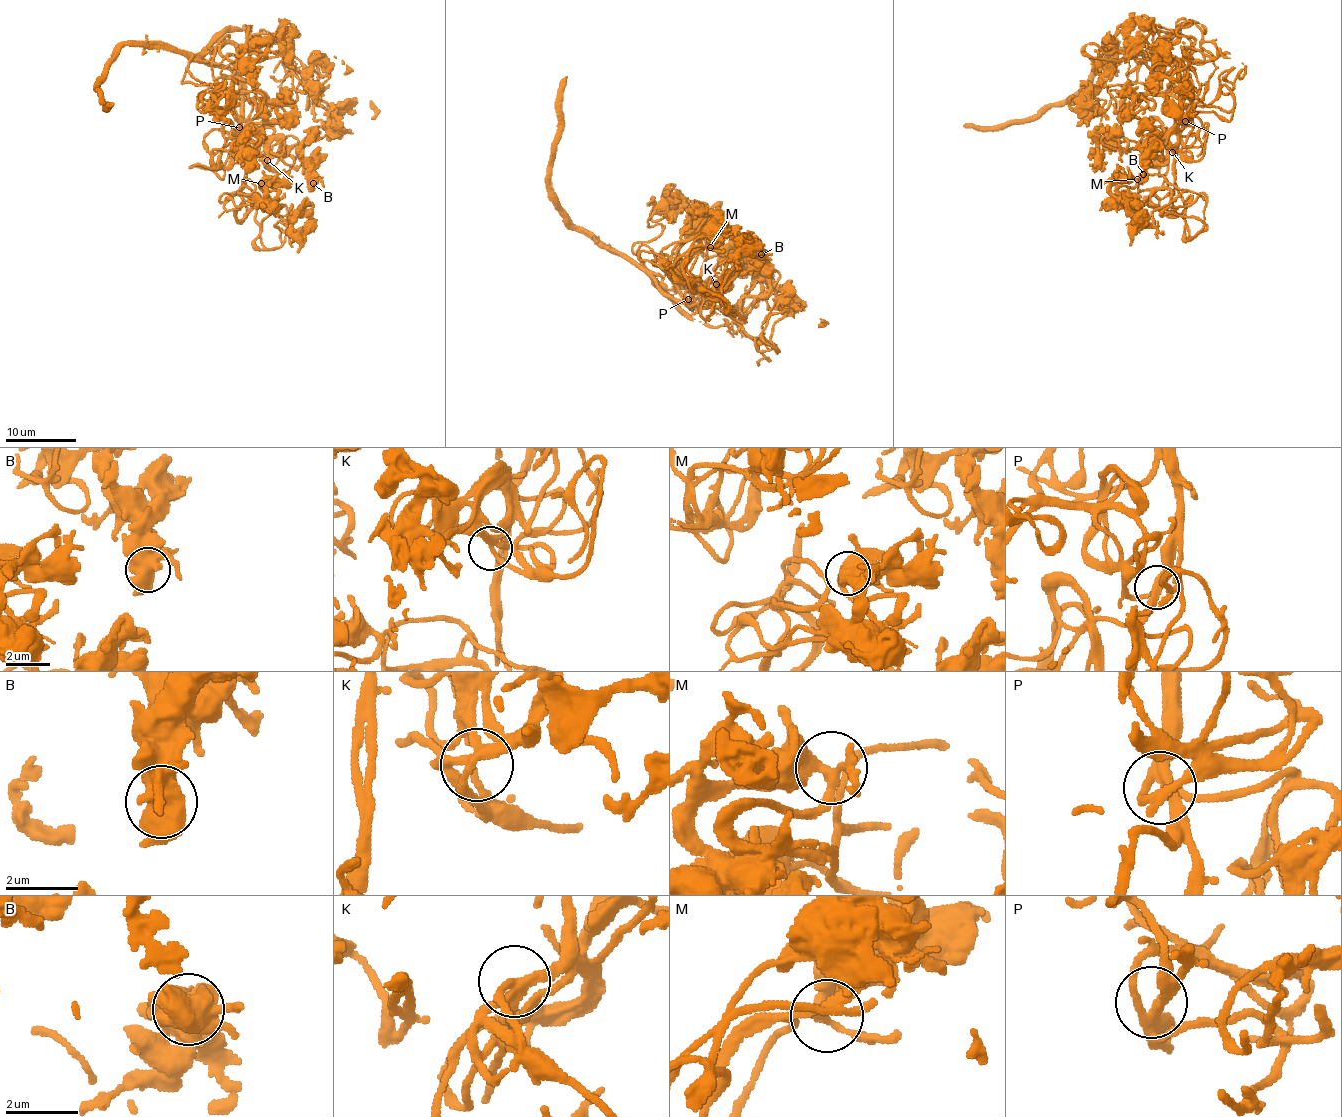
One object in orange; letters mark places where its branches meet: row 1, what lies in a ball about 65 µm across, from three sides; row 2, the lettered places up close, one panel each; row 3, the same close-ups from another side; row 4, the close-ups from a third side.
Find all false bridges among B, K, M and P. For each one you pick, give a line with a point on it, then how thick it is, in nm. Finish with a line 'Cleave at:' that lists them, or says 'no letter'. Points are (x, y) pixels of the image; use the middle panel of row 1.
Cleave at: no letter

